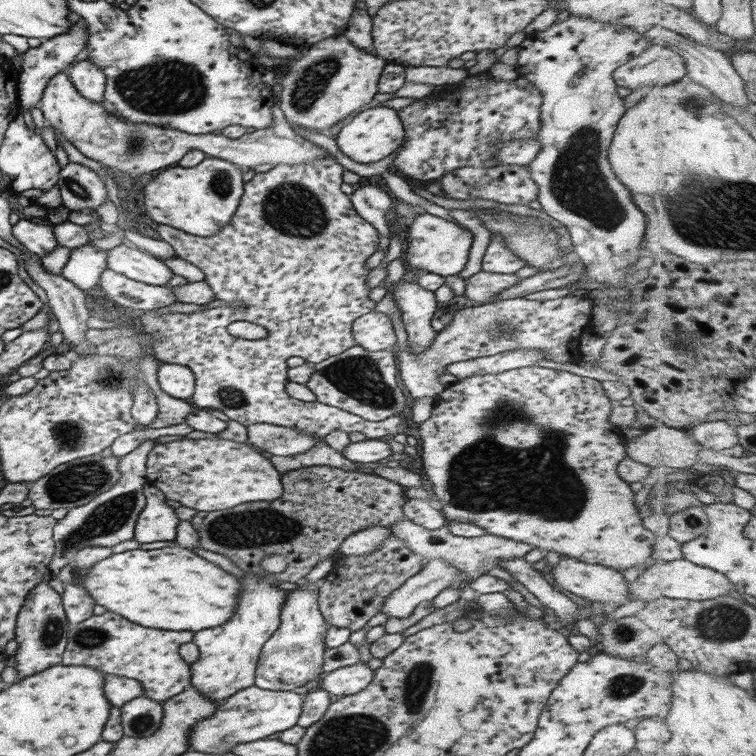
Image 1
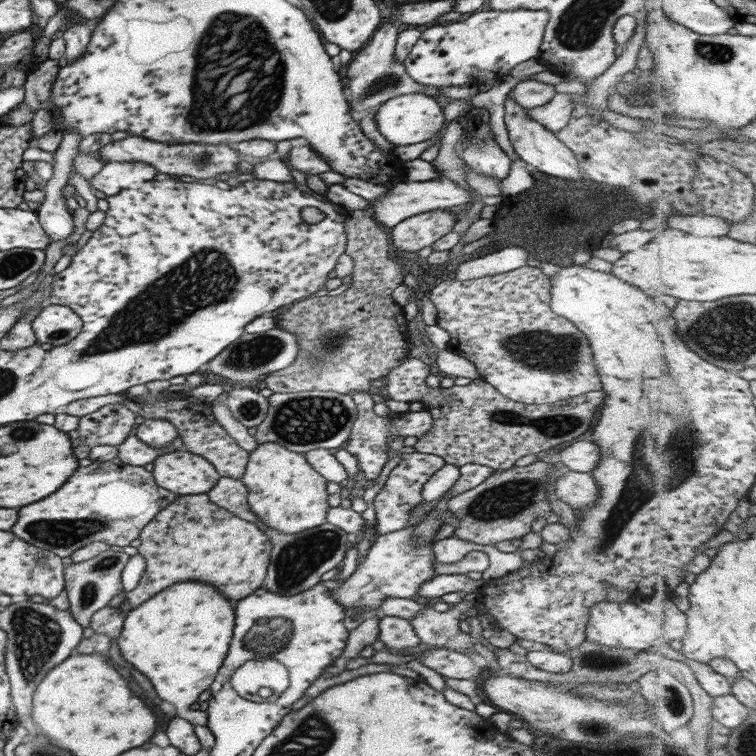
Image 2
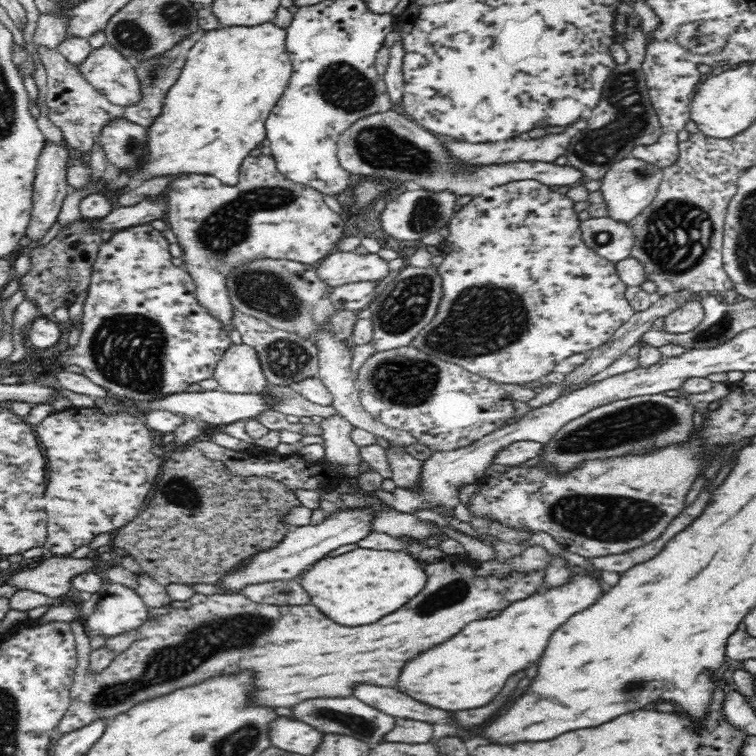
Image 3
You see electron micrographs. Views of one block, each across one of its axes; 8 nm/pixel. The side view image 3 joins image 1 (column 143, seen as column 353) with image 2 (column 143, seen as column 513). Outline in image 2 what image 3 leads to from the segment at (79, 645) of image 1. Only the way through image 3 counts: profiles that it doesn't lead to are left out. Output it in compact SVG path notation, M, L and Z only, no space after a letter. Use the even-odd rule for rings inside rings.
M176 495L176 499L156 514L154 519L142 529L139 539L142 544L137 550L144 556L147 563L138 586L126 592L131 609L141 606L143 602L162 592L164 588L186 580L212 584L224 598L242 600L263 586L272 548L270 539L264 535L262 528L217 507L216 504L210 503L206 496L197 495Z

